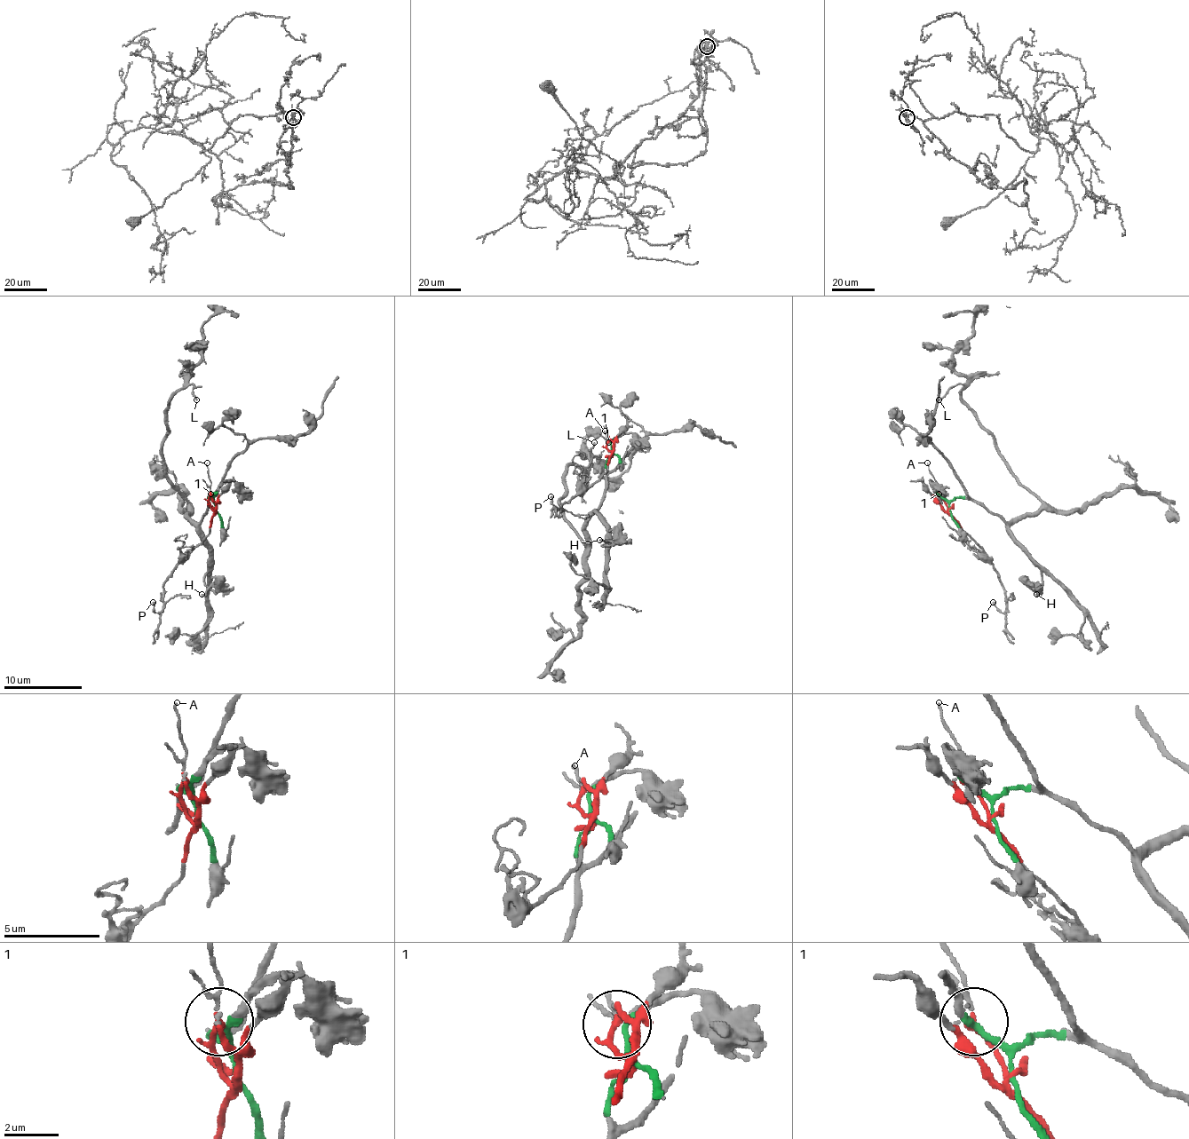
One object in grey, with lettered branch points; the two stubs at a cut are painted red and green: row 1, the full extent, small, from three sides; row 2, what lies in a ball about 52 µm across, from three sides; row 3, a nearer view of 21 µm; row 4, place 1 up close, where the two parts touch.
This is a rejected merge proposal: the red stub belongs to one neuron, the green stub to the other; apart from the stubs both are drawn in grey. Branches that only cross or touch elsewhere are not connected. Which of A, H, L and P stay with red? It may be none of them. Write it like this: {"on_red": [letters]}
{"on_red": ["A", "P"]}

